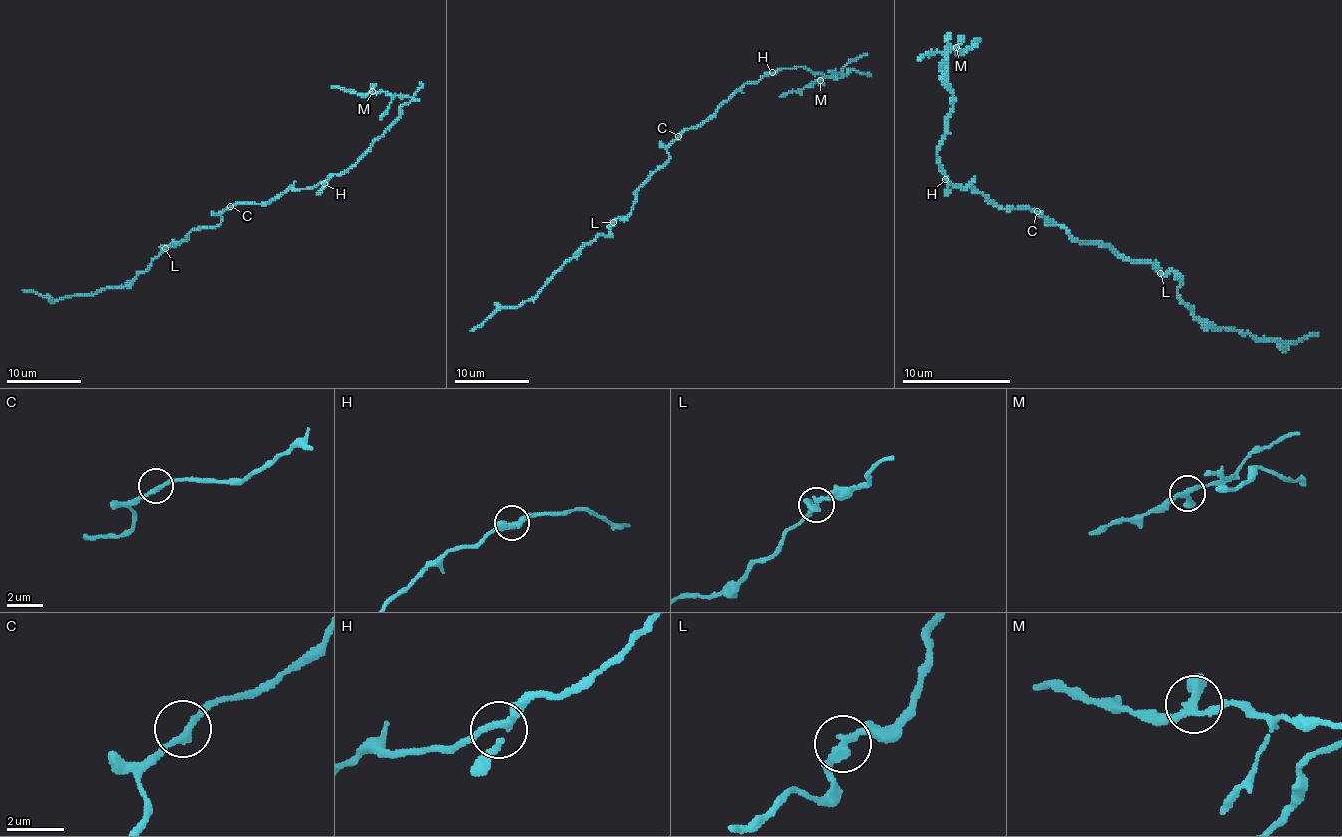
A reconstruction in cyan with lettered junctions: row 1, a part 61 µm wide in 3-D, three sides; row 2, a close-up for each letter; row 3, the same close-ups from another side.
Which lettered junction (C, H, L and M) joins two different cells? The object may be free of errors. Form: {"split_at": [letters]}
{"split_at": []}

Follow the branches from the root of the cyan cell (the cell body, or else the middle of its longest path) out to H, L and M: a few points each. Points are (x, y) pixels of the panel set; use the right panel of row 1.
H: (1037, 214), (1029, 209), (1004, 209), (972, 187), (956, 187), (945, 179)
L: (1037, 214), (1061, 225), (1077, 241), (1102, 241), (1131, 260), (1148, 260), (1161, 274)
M: (1037, 214), (956, 187), (939, 168), (937, 147), (953, 90), (931, 55), (956, 47)

